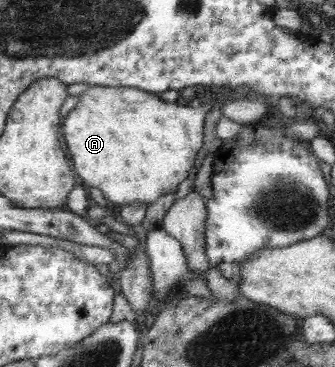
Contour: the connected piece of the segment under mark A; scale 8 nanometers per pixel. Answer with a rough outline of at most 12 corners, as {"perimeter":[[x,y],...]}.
{"perimeter":[[90,86],[62,140],[120,207],[175,192],[203,108]]}

